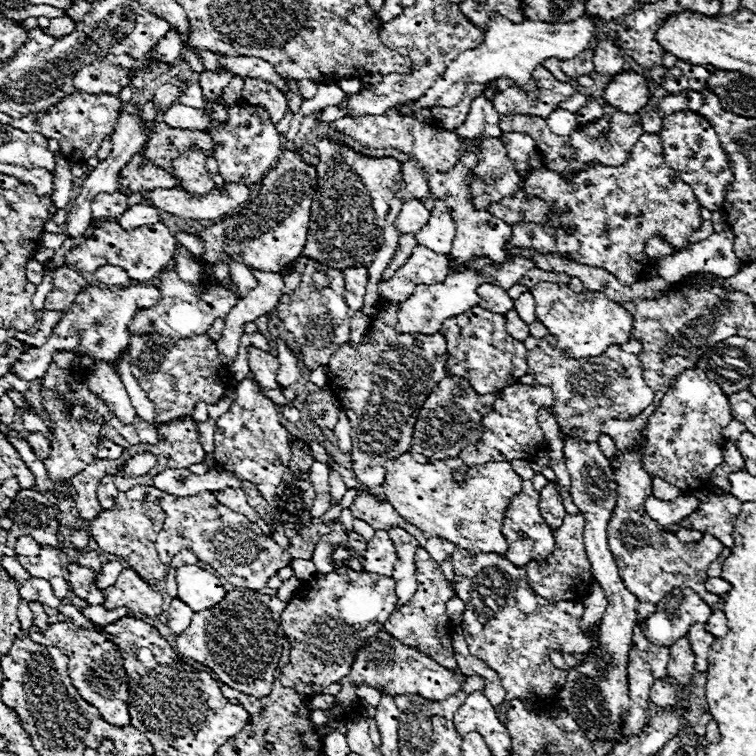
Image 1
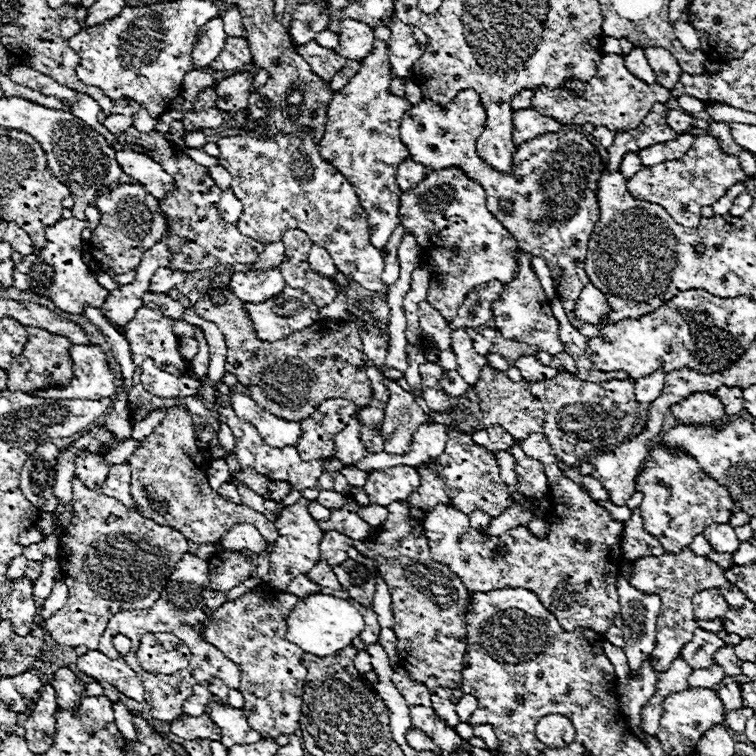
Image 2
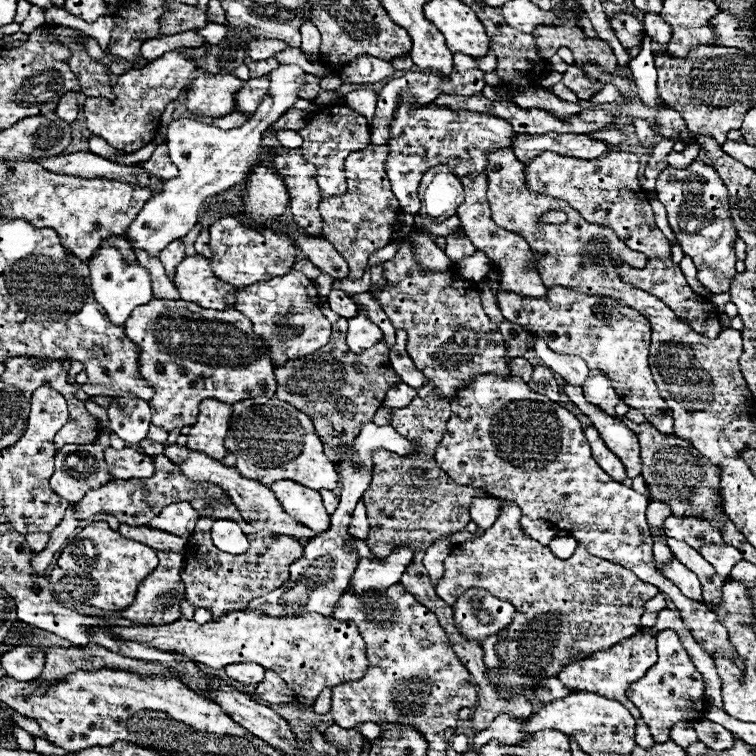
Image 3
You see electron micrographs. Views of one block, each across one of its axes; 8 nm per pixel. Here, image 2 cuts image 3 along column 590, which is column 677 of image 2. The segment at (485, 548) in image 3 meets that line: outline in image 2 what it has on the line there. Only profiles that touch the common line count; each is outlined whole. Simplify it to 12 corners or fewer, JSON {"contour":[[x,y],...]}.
{"contour":[[690,548],[634,560],[630,584],[658,592],[654,670],[664,672],[696,628],[692,598],[726,588],[724,572]]}

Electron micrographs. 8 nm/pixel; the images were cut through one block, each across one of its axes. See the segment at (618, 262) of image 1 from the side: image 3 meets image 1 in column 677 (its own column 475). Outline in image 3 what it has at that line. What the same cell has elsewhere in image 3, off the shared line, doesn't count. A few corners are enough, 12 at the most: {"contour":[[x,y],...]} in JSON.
{"contour":[[486,172],[464,176],[466,236],[498,270],[500,288],[544,298],[548,288],[522,236],[500,228]]}

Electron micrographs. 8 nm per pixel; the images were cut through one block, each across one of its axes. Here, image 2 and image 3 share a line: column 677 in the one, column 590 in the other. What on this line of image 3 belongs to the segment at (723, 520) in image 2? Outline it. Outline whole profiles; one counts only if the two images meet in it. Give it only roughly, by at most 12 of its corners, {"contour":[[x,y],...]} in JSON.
{"contour":[[476,376],[436,450],[672,598],[710,656],[704,602],[656,570],[648,498],[594,462],[578,418],[522,378]]}

